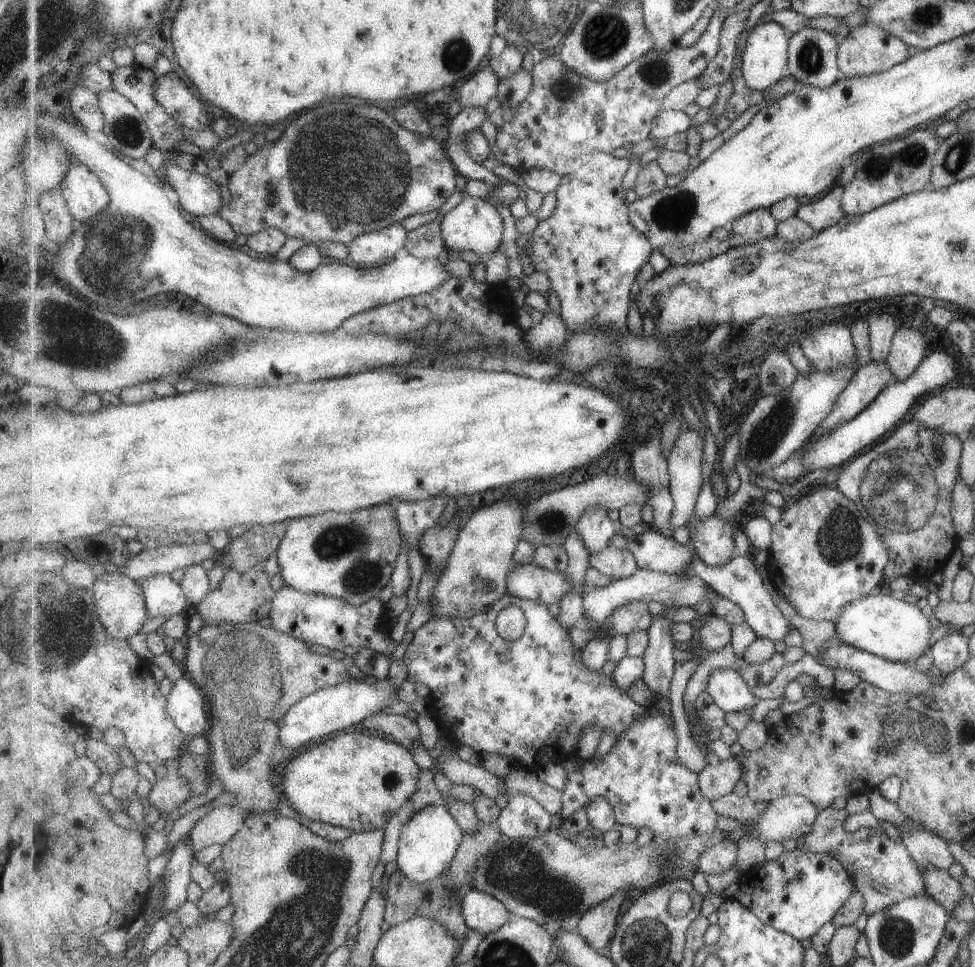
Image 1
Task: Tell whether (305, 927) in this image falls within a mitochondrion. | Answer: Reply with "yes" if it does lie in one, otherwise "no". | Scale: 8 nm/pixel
yes

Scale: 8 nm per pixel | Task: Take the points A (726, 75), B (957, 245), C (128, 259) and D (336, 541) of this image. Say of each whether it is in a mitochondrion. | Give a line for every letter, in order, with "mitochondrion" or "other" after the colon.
A: other
B: mitochondrion
C: mitochondrion
D: mitochondrion

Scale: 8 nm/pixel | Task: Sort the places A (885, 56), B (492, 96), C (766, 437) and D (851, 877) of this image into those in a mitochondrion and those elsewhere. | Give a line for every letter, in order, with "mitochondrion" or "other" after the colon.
A: other
B: other
C: mitochondrion
D: other

